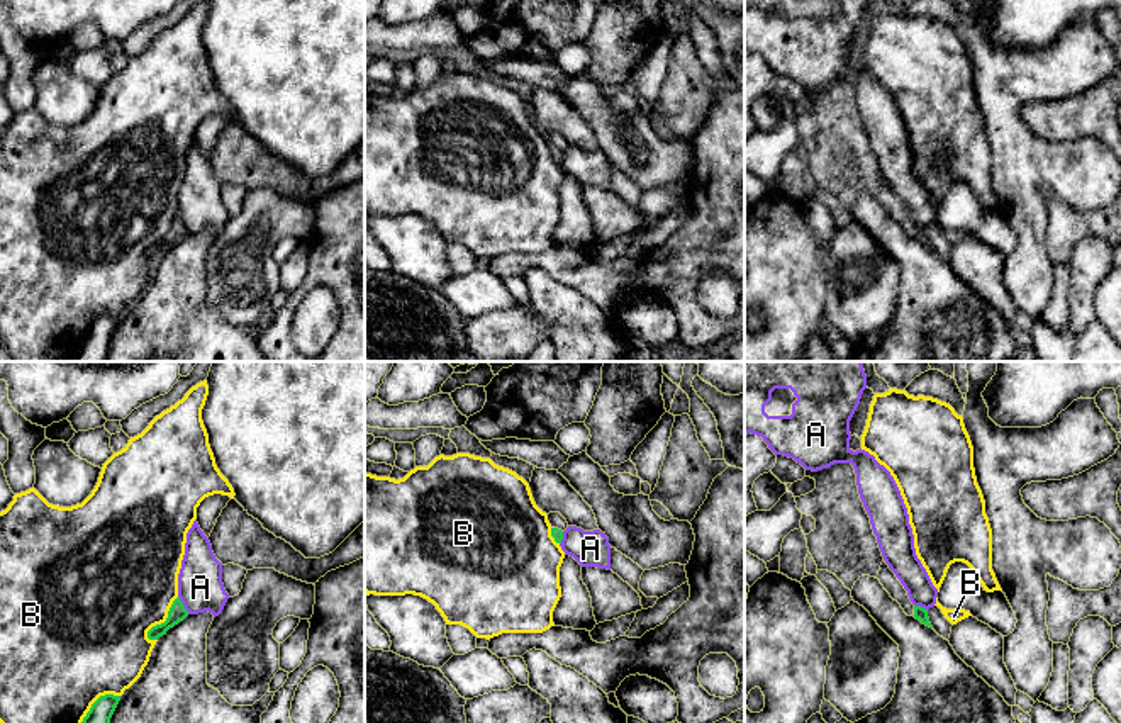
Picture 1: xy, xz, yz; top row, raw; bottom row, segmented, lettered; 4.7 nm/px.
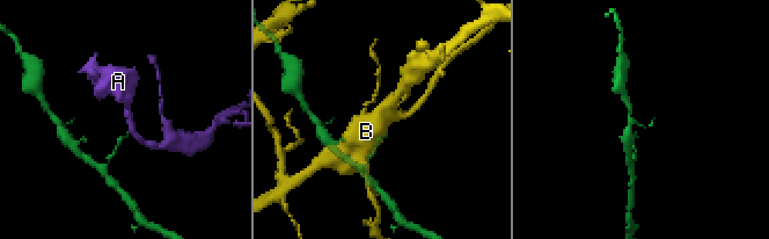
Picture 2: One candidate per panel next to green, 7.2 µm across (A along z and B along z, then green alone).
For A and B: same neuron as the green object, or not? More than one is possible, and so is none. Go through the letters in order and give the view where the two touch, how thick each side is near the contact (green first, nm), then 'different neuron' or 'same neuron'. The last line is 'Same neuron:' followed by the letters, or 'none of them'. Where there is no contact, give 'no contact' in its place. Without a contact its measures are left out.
A: contact in xy; calibres 90 and 220 nm; different neuron
B: contact in xy; calibres 90 and 460 nm; different neuron
Same neuron: none of them

